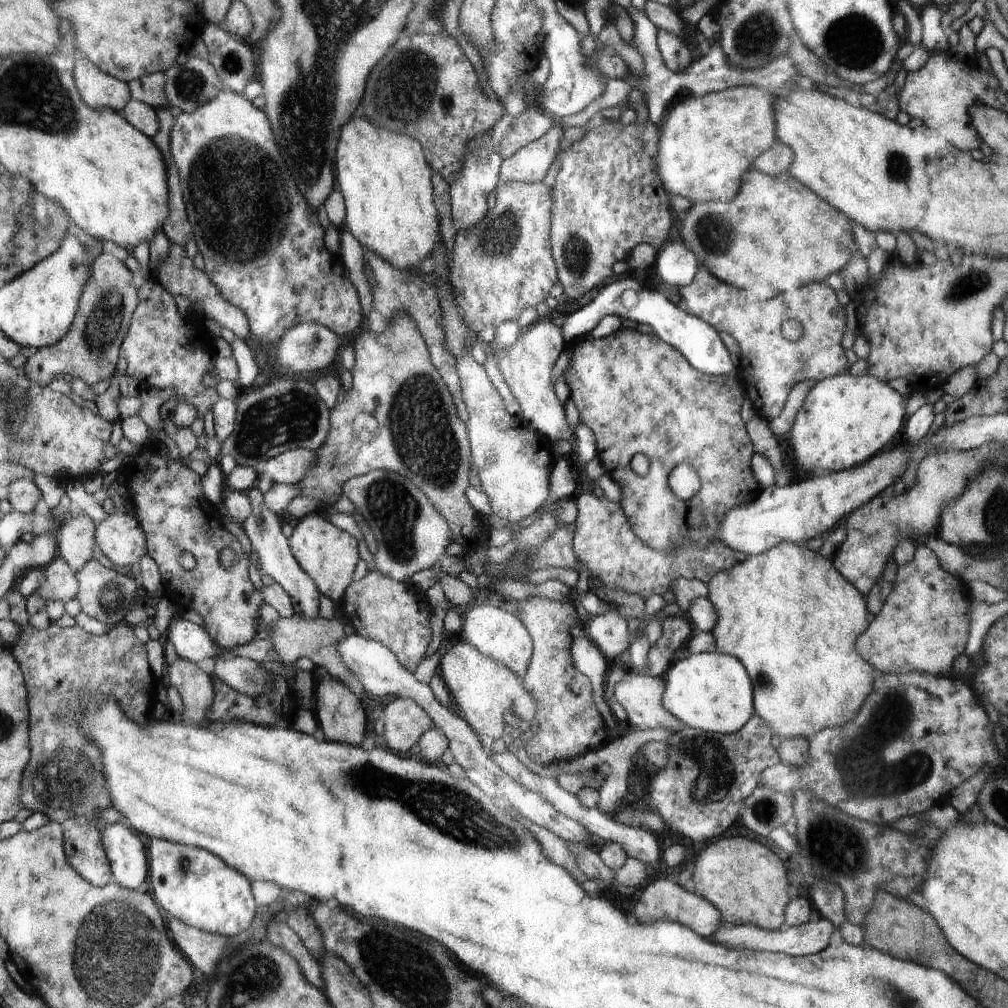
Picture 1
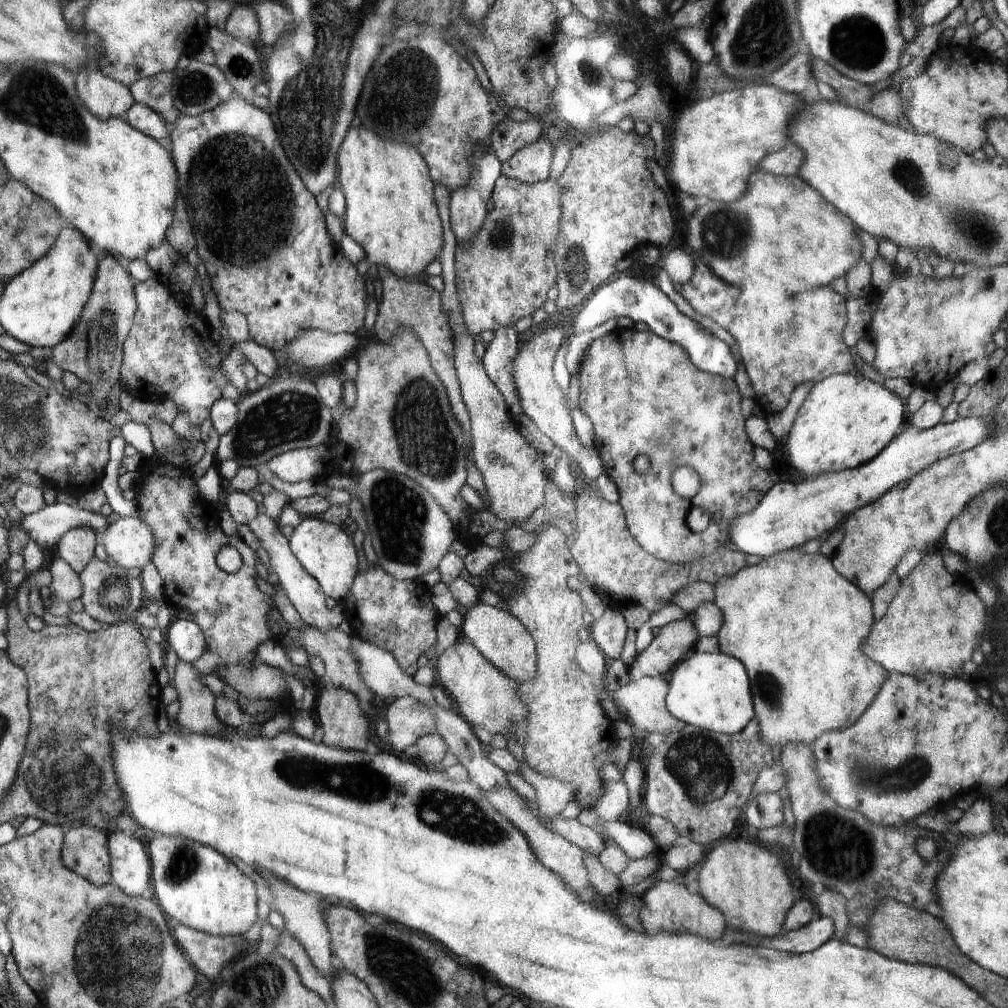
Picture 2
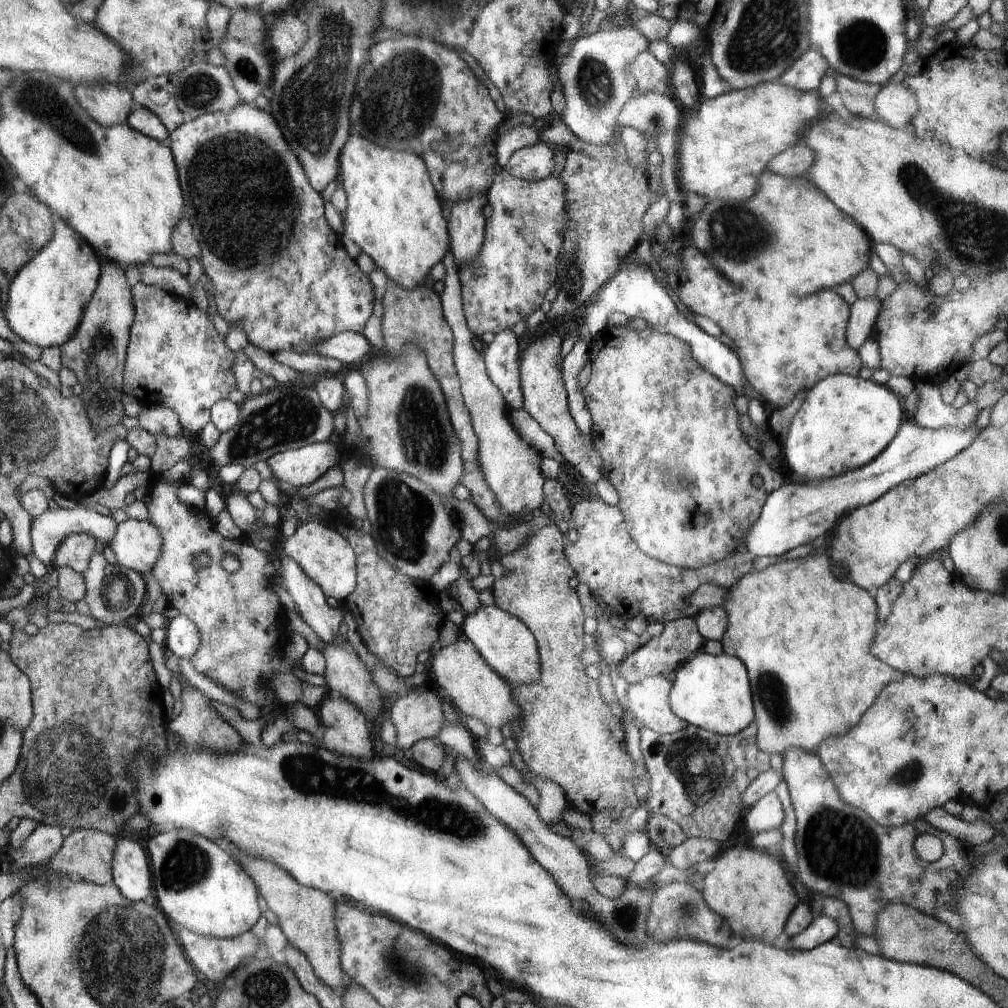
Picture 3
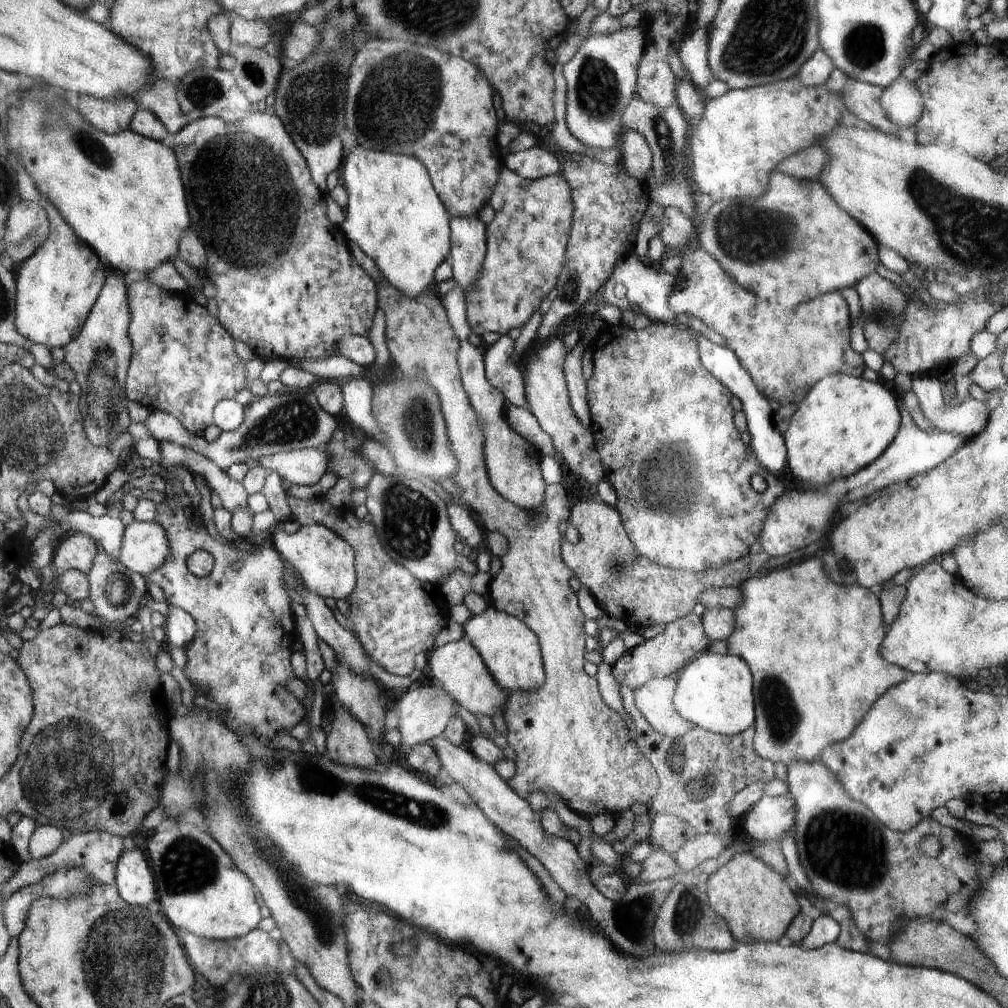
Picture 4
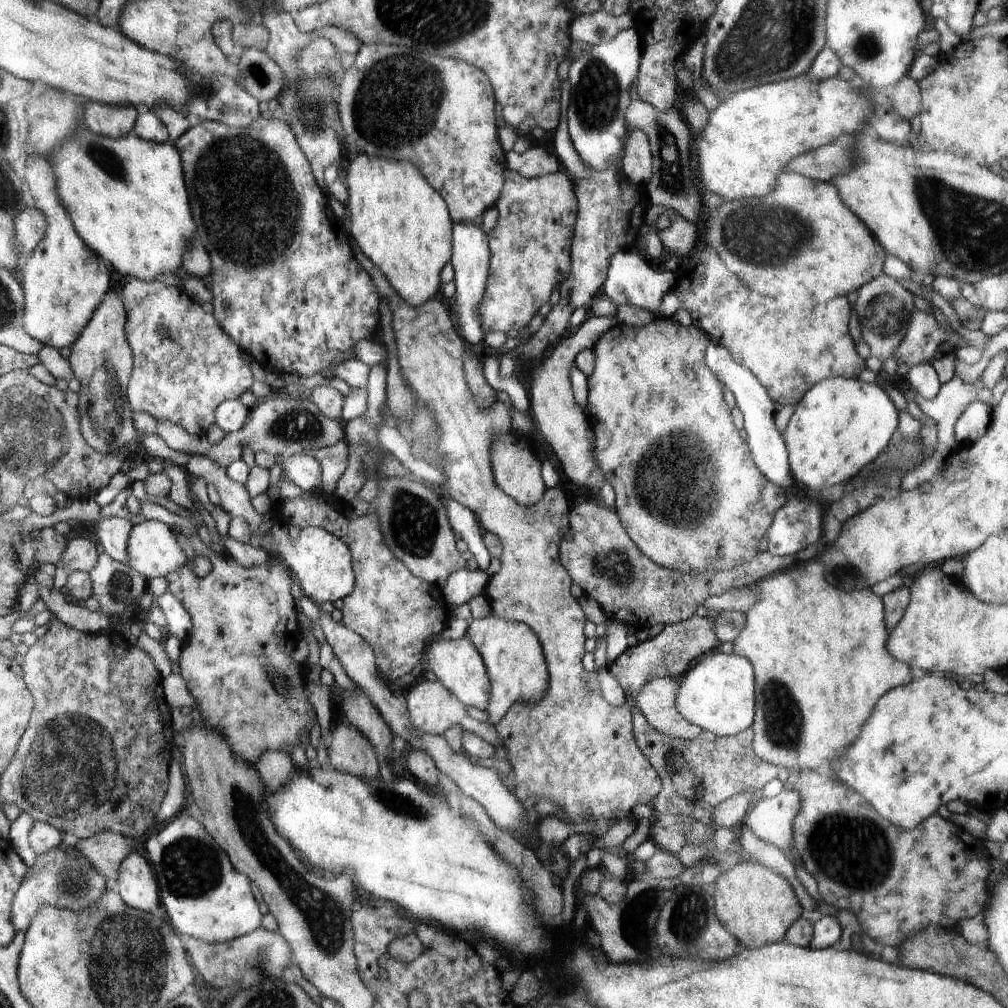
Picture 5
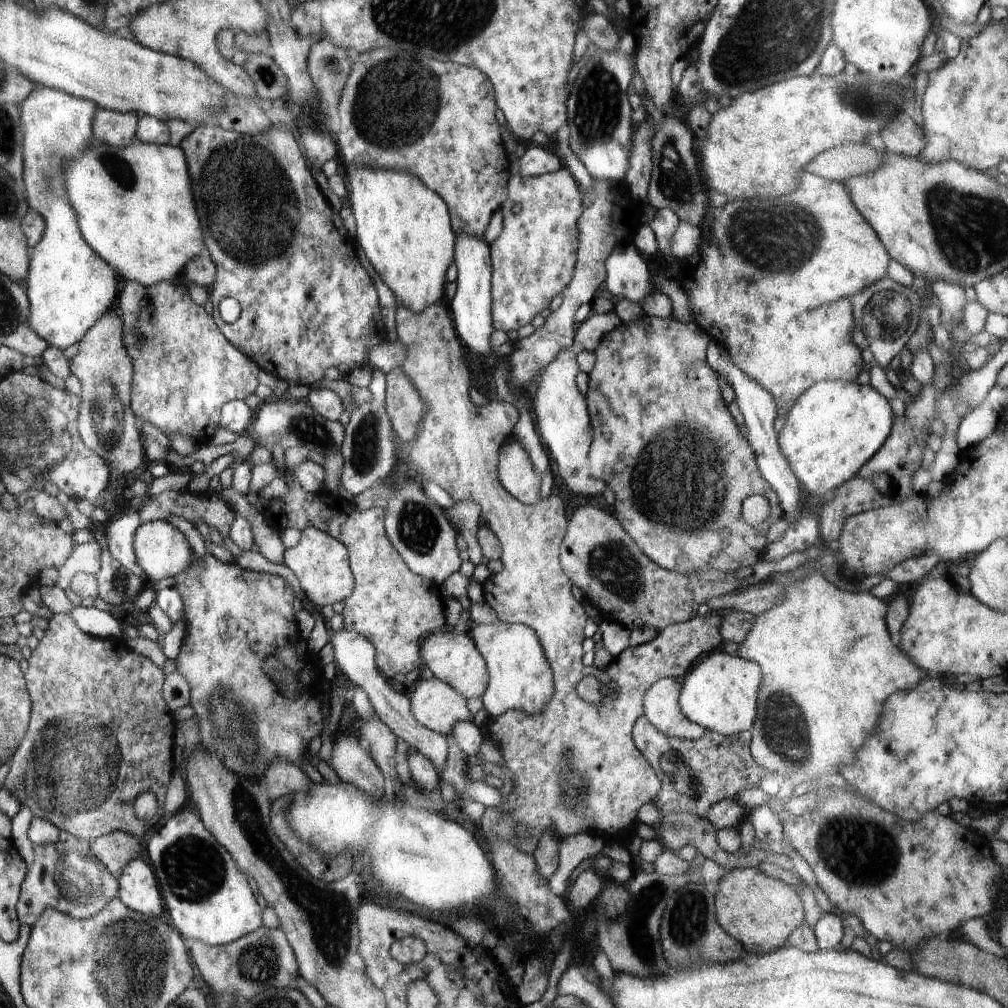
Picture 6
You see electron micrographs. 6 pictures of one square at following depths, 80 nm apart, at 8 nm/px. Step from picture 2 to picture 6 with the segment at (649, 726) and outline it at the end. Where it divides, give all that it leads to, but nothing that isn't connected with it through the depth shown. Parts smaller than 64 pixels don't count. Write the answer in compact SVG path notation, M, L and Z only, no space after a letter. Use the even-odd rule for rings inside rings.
M672 677L658 679L643 698L643 714L662 734L686 740L698 740L708 730L693 723L678 704L682 681Z

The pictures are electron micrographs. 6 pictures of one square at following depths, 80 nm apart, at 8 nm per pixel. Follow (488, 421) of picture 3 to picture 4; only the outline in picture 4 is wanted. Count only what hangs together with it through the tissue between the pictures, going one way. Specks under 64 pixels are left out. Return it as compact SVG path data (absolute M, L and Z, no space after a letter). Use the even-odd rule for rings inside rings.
M454 282L453 288L443 296L442 302L449 323L459 340L457 363L461 379L469 396L470 404L481 420L481 429L484 435L483 455L490 484L500 496L514 503L518 508L527 511L539 510L545 497L546 485L540 468L542 455L532 443L508 425L504 413L504 395L488 382L485 375L483 349L476 348L469 343L468 335L471 333L471 328L467 319L466 298L462 287Z

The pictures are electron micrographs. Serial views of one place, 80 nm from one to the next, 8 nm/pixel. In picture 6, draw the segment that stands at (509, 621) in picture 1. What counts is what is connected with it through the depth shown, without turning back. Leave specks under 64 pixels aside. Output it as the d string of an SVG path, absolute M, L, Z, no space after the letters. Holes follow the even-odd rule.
M518 623L470 624L468 634L485 660L489 684L482 694L483 710L489 717L506 711L540 715L554 694L553 672L539 638L532 628Z

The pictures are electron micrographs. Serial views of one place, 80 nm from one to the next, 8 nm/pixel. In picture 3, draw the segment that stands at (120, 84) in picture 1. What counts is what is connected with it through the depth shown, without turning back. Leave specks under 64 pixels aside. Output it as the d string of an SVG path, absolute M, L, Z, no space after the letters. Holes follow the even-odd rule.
M102 83L98 87L74 88L78 104L105 127L128 124L129 116L136 106L129 86Z

